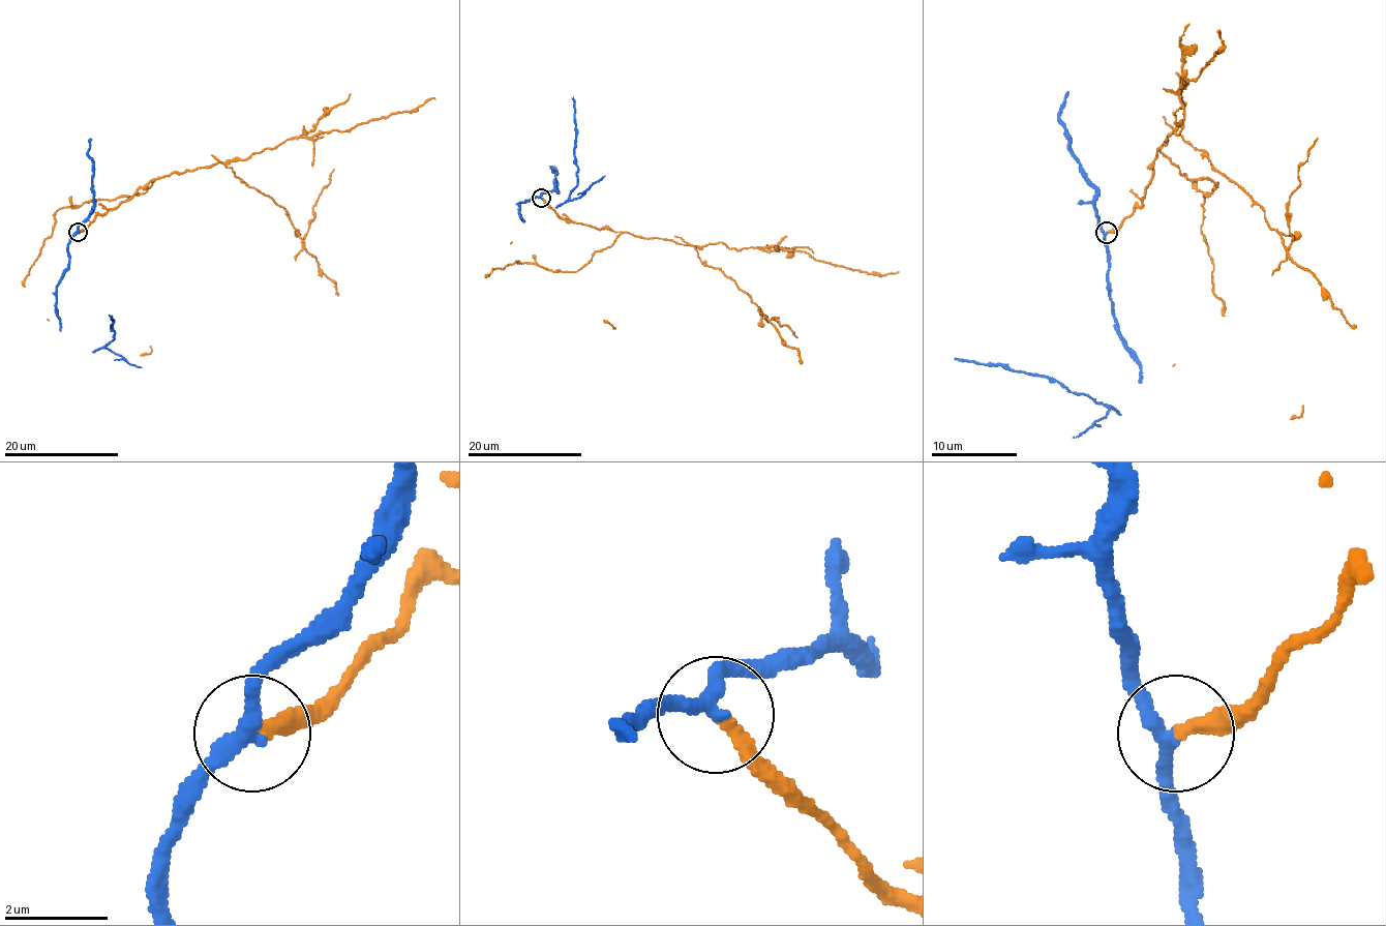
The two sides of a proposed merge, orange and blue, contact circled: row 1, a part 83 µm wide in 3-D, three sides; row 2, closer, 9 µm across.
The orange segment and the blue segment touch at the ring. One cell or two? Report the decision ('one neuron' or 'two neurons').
two neurons

